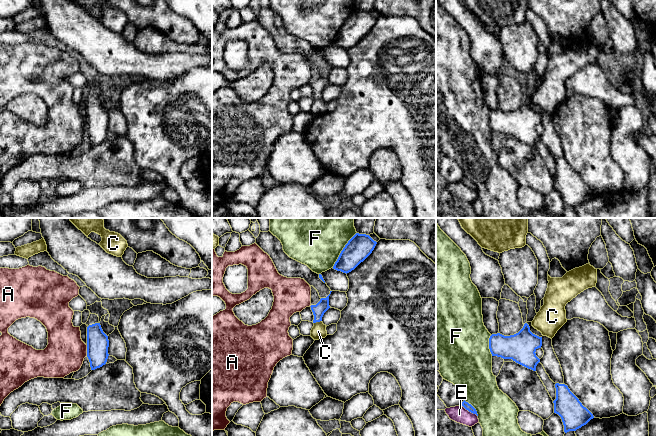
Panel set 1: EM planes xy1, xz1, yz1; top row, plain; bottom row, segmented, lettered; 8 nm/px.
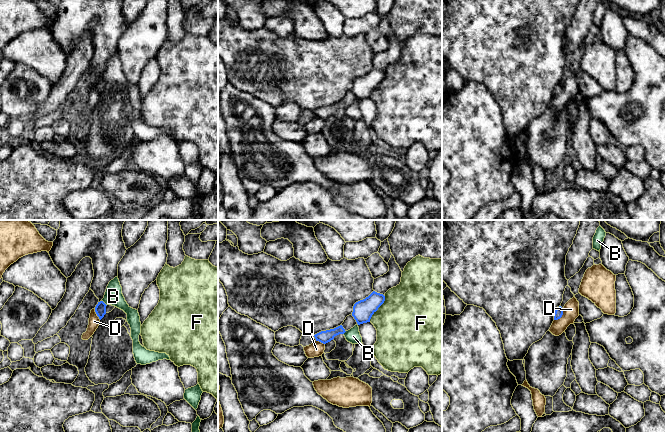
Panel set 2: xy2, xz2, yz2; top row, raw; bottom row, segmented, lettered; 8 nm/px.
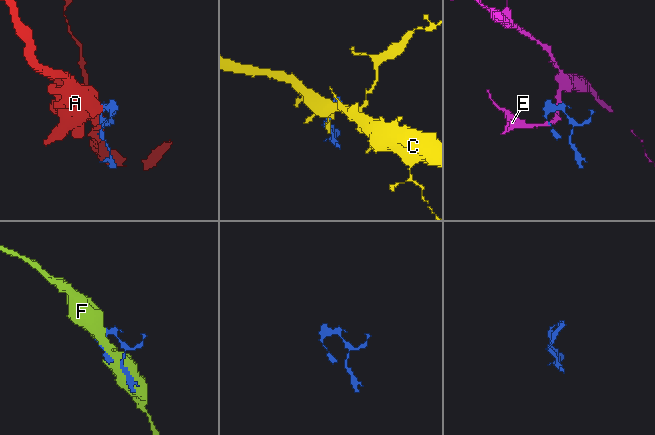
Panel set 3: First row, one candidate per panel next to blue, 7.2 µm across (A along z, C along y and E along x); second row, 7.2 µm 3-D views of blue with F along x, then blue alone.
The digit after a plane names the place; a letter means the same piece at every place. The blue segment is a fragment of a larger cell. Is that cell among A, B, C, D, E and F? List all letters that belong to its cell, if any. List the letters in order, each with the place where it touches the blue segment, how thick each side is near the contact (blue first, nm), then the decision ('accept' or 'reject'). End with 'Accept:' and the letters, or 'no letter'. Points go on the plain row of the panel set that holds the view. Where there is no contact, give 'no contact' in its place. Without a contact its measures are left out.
A: meets blue in xy1 at (87, 126); 180 nm thick on the blue side, 320 nm on the other; reject
B: meets blue in xy2 at (104, 79); 90 nm thick on the blue side, 150 nm on the other; reject
C: meets blue in xz1 at (317, 97); 100 nm thick on the blue side, 120 nm on the other; reject
D: meets blue in yz2 at (561, 92); 70 nm thick on the blue side, 130 nm on the other; reject
E: meets blue in yz1 at (469, 187); 60 nm thick on the blue side, 140 nm on the other; reject
F: meets blue in xz1 at (342, 26); 200 nm thick on the blue side, 360 nm on the other; reject
Accept: no letter

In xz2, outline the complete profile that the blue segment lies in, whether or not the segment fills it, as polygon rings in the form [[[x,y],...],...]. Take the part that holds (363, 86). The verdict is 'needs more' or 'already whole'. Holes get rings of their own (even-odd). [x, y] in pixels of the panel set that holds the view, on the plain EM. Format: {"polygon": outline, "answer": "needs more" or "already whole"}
{"polygon": [[[373,67],[368,73],[356,78],[353,82],[352,92],[357,100],[370,98],[372,91],[384,79],[385,72]]], "answer": "already whole"}

